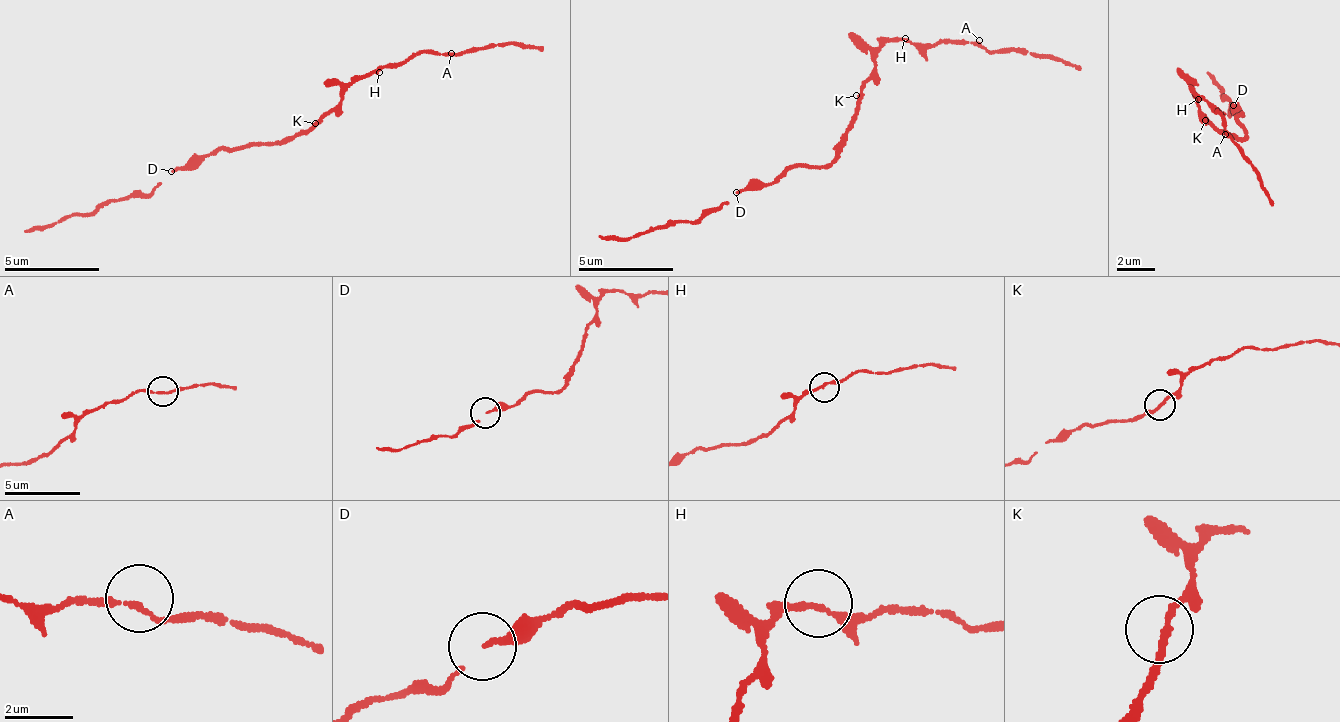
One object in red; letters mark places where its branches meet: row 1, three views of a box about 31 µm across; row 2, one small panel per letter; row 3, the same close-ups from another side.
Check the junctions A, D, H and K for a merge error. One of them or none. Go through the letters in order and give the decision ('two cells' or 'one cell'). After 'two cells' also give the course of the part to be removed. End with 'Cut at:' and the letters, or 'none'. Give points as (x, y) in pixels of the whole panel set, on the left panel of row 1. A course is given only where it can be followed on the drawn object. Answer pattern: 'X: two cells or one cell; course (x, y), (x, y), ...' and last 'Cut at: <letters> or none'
A: one cell
D: one cell
H: one cell
K: one cell
Cut at: none

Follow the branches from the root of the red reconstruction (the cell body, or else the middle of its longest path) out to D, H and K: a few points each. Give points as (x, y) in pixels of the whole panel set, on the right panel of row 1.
D: (1219, 132), (1245, 139), (1237, 114), (1244, 114), (1241, 106), (1232, 106)
H: (1219, 132), (1215, 123), (1206, 119), (1207, 113), (1199, 111), (1194, 93), (1198, 99)
K: (1219, 132), (1219, 128), (1205, 120)

